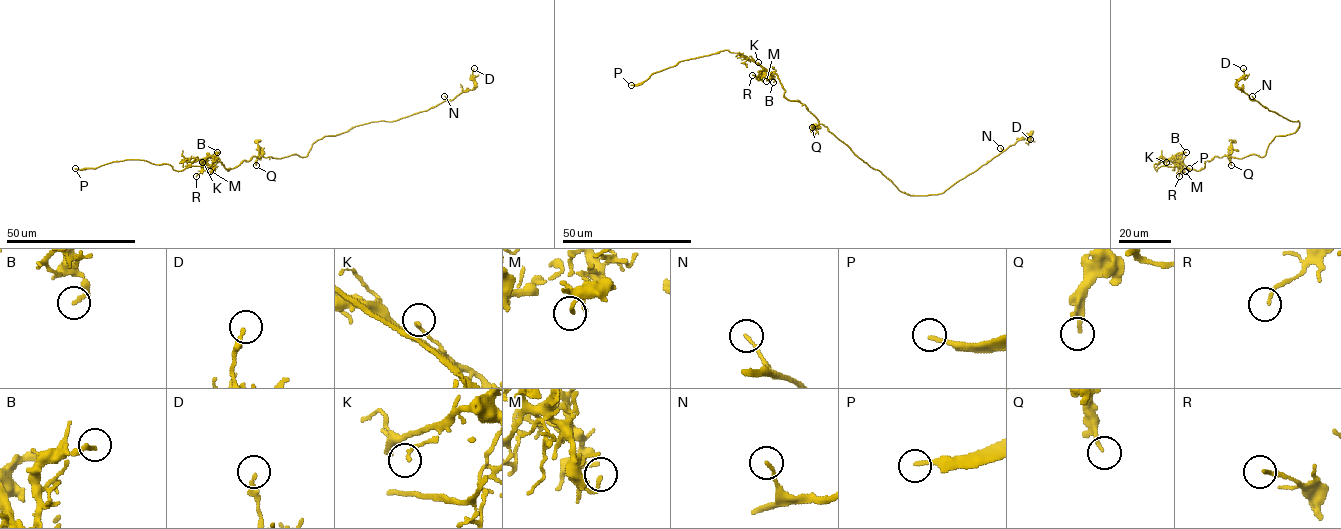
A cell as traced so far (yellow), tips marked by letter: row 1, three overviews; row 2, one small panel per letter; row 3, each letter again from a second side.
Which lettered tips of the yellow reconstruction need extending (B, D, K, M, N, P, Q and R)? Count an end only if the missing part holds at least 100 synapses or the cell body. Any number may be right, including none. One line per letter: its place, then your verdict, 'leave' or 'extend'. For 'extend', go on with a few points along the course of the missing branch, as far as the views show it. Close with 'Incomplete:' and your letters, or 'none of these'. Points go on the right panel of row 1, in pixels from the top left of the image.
B: at (1186, 152); leave
D: at (1243, 68); leave
K: at (1166, 162); leave
M: at (1185, 171); leave
N: at (1252, 96); leave
P: at (1189, 168); extend
Q: at (1231, 165); leave
R: at (1179, 176); leave
Incomplete: P

